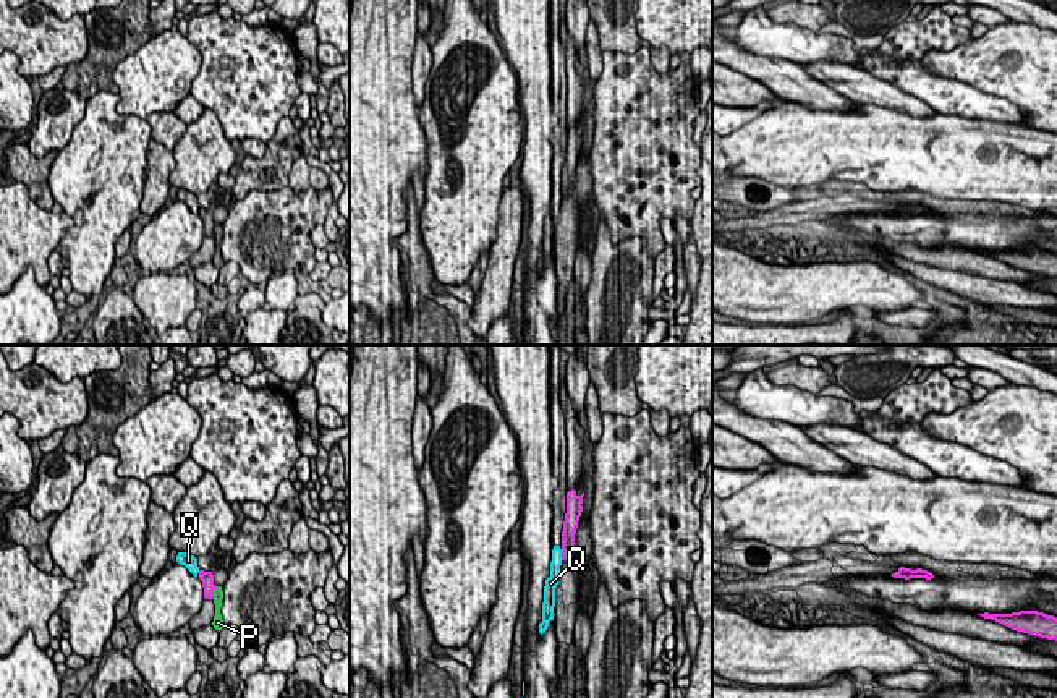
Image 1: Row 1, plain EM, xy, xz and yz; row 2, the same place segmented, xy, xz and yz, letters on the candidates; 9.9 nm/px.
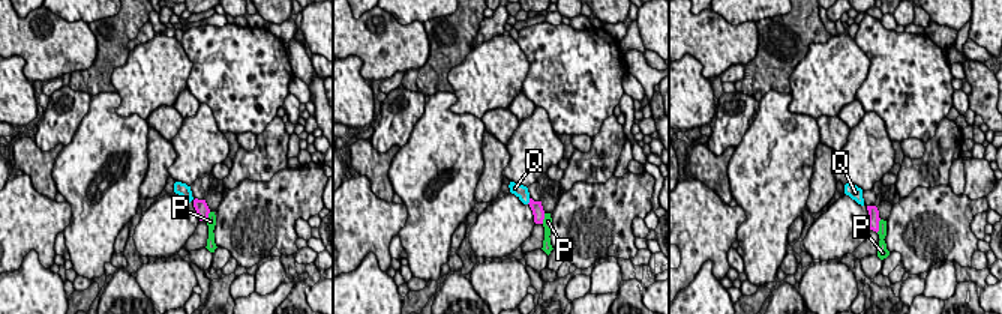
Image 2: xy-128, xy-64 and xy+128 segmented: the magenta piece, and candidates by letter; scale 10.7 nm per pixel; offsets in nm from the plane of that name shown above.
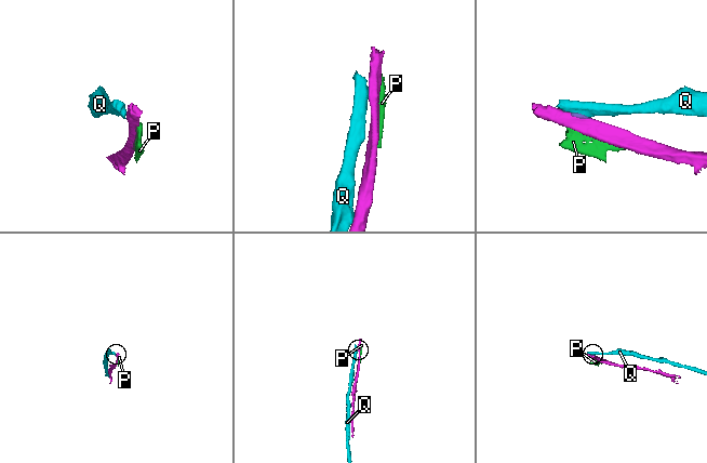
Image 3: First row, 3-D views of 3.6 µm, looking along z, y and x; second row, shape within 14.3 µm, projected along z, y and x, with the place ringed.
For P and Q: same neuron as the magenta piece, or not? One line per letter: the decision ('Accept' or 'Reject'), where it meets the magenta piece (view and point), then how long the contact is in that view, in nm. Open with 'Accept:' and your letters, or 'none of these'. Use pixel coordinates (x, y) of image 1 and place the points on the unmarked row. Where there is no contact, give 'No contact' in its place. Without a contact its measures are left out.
Accept: none of these
P: Reject. Touches magenta at xy (212, 230). Shared border 130 nm
Q: Reject. Touches magenta at xz (562, 191). Shared border 110 nm

